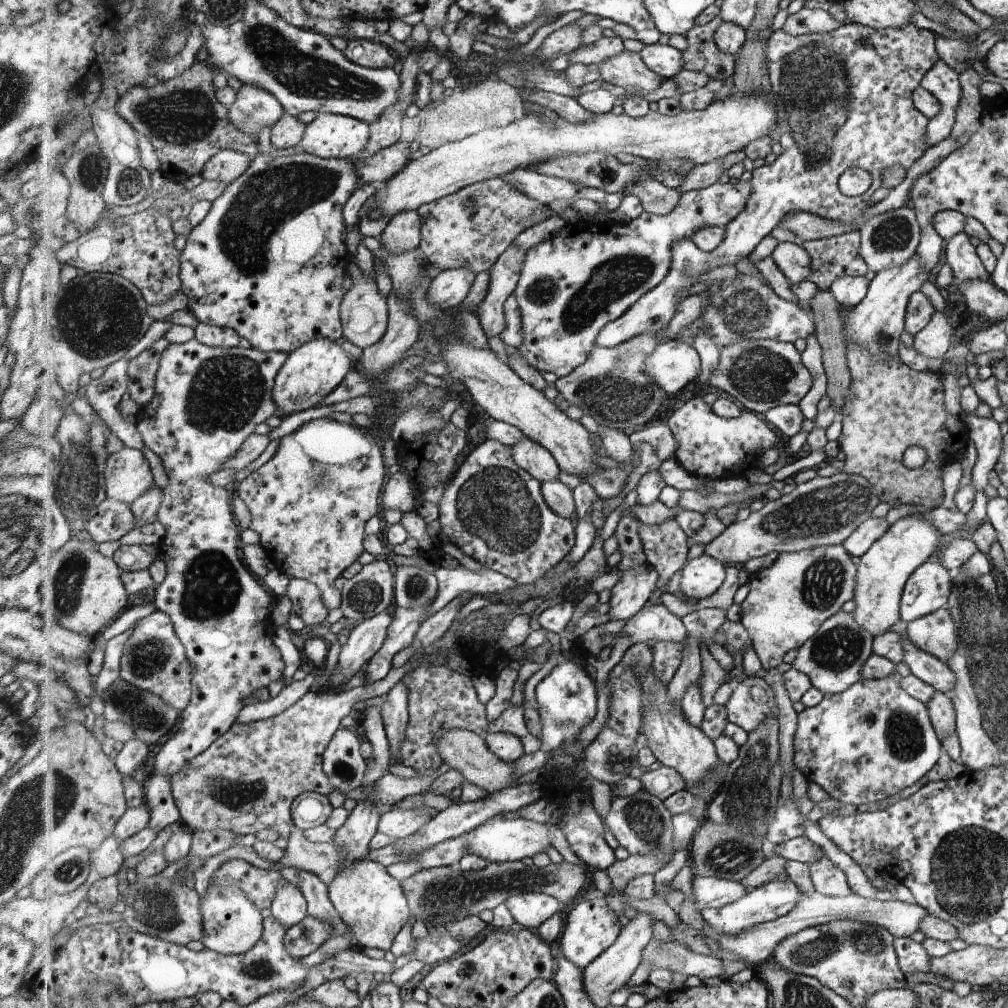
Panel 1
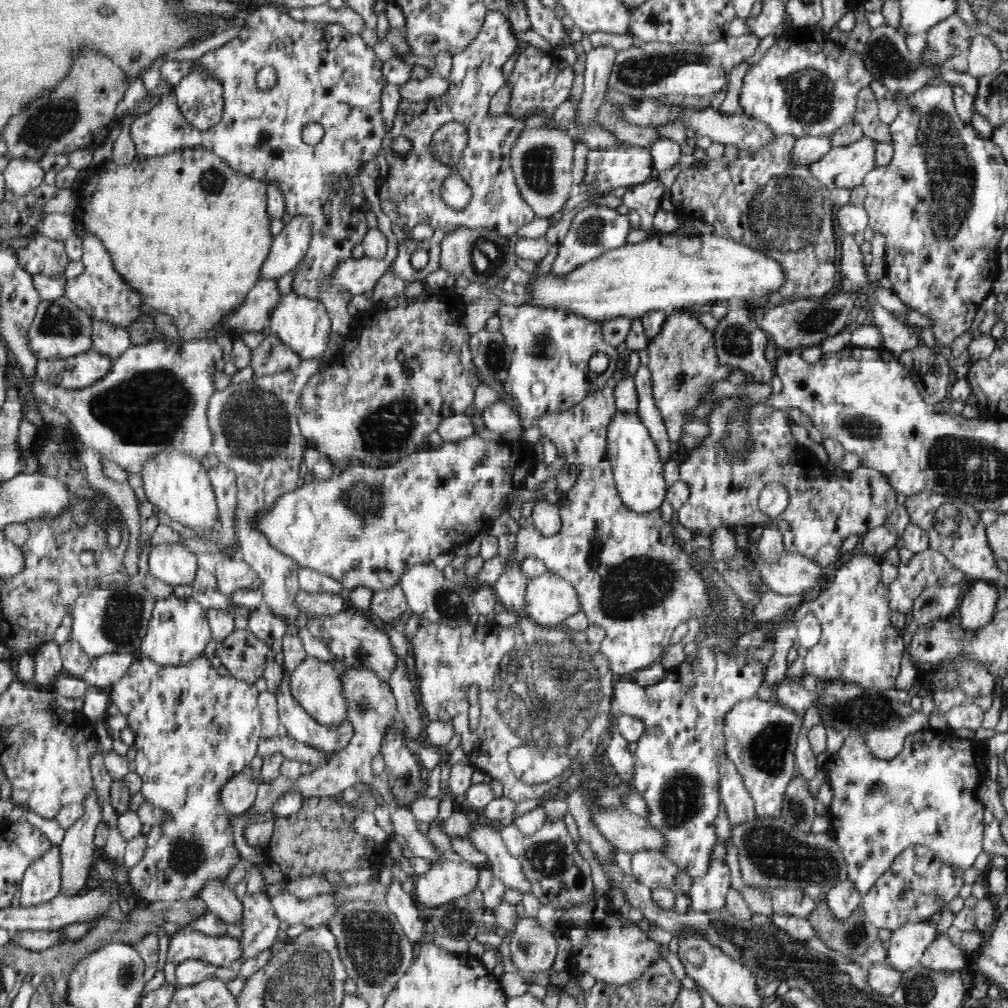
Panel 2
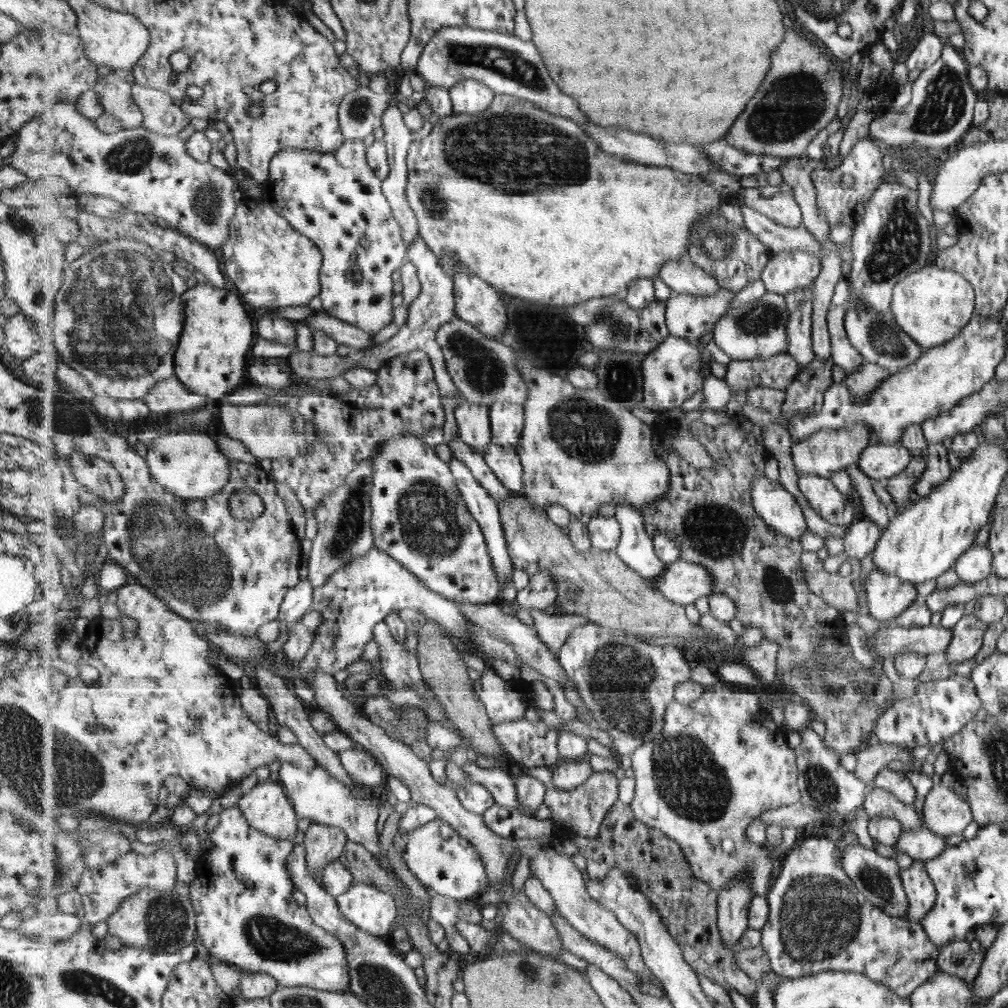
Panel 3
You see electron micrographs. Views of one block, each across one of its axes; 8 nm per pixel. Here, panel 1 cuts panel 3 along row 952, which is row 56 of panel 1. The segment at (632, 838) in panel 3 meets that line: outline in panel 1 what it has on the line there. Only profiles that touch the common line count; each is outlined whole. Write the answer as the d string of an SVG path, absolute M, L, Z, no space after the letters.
M719 16L715 20L712 20L706 25L695 25L689 33L686 34L685 38L688 42L686 48L684 68L692 71L704 72L709 78L715 80L724 81L726 78L733 77L736 71L736 57L732 54L723 52L719 46L717 46L716 40L714 39L714 32L716 28L723 22Z

